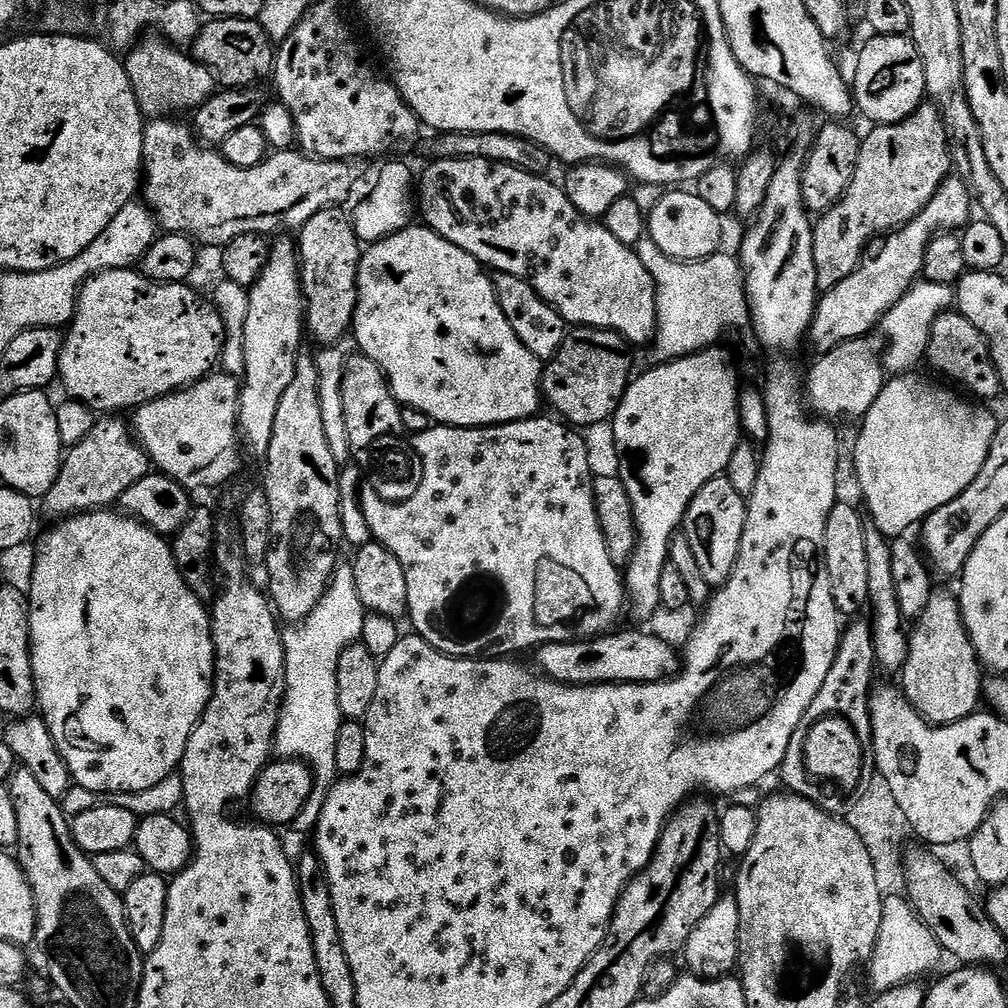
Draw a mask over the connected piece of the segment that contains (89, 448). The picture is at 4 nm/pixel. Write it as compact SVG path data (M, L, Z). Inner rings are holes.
M100 418L97 419L96 425L90 430L90 434L86 434L86 438L82 438L82 442L78 442L74 447L67 449L63 453L61 462L60 462L60 473L56 476L56 481L54 482L54 486L50 486L50 490L44 493L42 497L42 503L44 503L44 508L42 504L42 512L44 512L48 516L53 516L53 521L59 522L69 516L78 516L81 512L94 512L97 510L107 509L109 506L115 505L117 501L119 501L120 496L122 494L126 494L126 490L130 490L130 486L134 486L134 482L138 482L143 478L143 476L149 475L150 472L150 461L148 456L144 452L143 448L140 447L133 429L131 427L128 428L123 424L123 419L120 418Z

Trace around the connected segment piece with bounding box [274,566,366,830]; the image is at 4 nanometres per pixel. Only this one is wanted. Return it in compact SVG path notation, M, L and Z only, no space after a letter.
M350 566L337 567L332 583L328 585L326 594L318 602L318 606L305 620L293 623L283 629L284 637L284 702L280 706L280 721L276 727L274 752L277 757L286 760L303 760L312 770L312 793L306 798L306 806L298 814L295 827L315 829L318 818L322 814L322 806L326 806L326 798L336 785L338 773L334 762L334 746L338 743L338 730L342 723L338 706L338 658L342 658L342 650L359 641L366 609L362 598L358 598L358 586L354 582L354 570Z

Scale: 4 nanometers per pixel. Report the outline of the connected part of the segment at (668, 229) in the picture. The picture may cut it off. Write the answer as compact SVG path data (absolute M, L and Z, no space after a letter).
M668 190L663 193L662 202L646 216L646 232L655 239L659 248L671 260L704 260L721 251L720 239L724 236L721 213L714 211L692 190Z

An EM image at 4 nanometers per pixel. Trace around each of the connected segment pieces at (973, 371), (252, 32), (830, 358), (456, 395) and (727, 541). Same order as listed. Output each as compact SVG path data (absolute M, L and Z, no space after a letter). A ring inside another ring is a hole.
M945 310L934 322L928 339L926 360L927 363L932 363L934 371L941 372L945 376L943 377L945 381L953 380L948 382L953 385L961 384L965 388L963 389L965 393L973 392L968 394L981 401L992 402L988 400L994 399L998 394L1001 395L998 370L994 366L994 358L990 354L988 343L984 341L983 334L959 310Z
M240 16L212 18L196 35L194 57L213 73L225 89L250 88L273 75L276 63L274 41L266 34L259 19L243 20Z
M851 340L834 350L823 353L820 360L808 372L806 404L817 417L837 422L845 416L853 422L859 421L874 406L874 398L882 394L886 383L884 365L879 359L864 353L864 340Z
M427 226L419 227L406 227L363 249L356 283L356 313L351 326L354 336L356 332L355 347L382 369L399 404L405 409L413 408L414 411L429 416L432 419L429 421L437 425L450 428L493 428L496 424L533 419L539 413L536 411L539 410L540 404L542 408L542 361L534 354L530 354L526 346L522 346L518 334L514 334L510 322L506 322L506 314L502 314L502 306L496 297L493 277L486 271L485 265L470 254L466 254L466 250L454 246Z
M721 478L706 482L684 515L682 534L690 542L690 550L694 550L694 559L702 569L702 578L706 578L713 589L721 588L727 582L738 562L747 513L746 497L738 494L738 490L734 490L726 478Z

